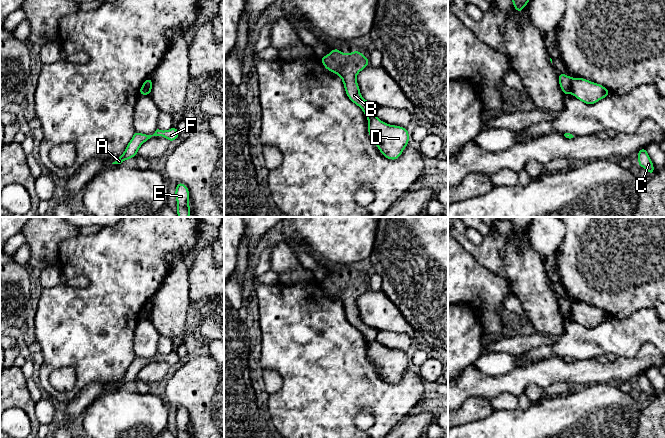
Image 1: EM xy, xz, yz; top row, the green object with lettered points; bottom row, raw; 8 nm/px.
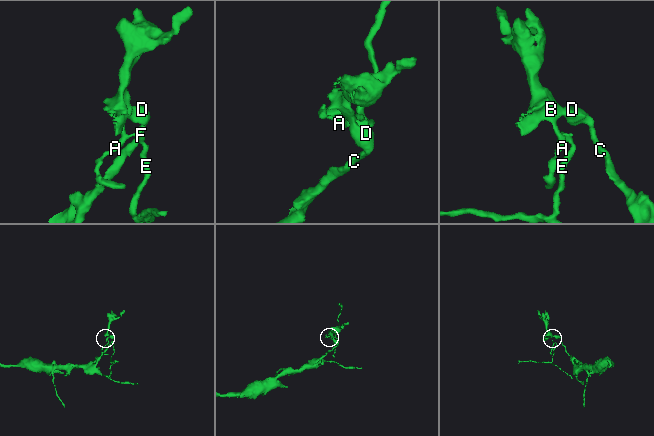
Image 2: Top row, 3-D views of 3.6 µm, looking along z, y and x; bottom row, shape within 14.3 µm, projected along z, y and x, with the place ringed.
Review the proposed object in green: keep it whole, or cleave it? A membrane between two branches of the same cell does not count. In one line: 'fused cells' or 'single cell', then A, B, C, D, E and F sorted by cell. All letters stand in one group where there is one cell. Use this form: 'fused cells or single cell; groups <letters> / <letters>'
fused cells; groups A B E F / C D

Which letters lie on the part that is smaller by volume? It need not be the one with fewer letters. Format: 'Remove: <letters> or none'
Remove: A, B, E, F

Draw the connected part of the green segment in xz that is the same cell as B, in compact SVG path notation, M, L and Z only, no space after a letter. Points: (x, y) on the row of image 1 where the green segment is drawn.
M332 49L320 61L327 70L341 77L348 98L363 110L366 117L375 117L378 107L361 96L356 80L357 74L369 65L368 57L356 50L344 54L340 49Z

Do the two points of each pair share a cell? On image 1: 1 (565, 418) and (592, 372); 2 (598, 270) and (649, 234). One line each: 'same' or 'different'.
1: different
2: same

